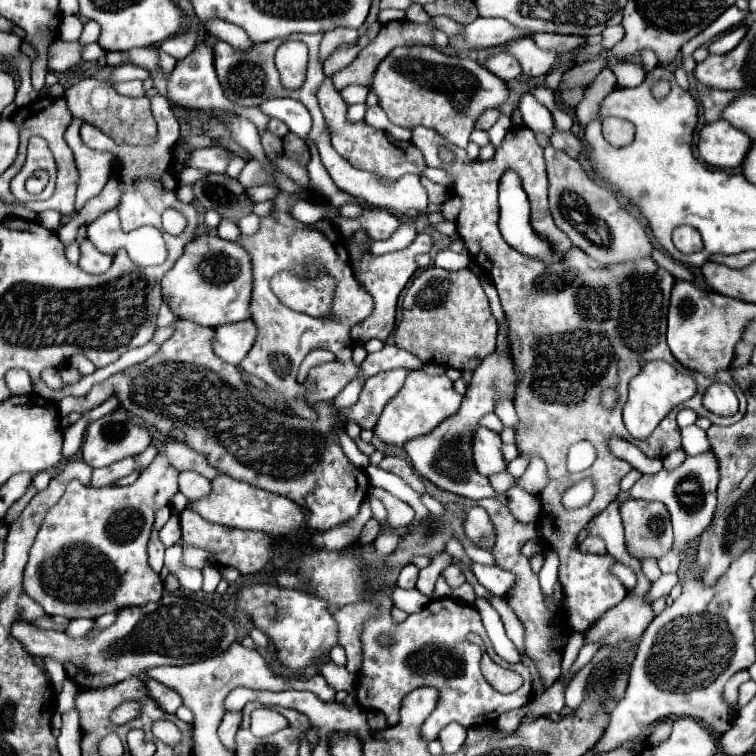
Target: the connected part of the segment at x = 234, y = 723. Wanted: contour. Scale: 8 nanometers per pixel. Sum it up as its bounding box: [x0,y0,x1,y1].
[219,712,241,752]

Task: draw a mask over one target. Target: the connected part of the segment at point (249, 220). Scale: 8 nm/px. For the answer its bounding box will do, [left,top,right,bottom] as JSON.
[237,214,259,234]

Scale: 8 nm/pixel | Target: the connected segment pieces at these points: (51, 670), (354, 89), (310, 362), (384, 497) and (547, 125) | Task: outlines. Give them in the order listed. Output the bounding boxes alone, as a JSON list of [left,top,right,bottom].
[[42,657,67,693],[341,86,369,104],[297,349,335,383],[369,488,413,528],[519,94,553,136]]

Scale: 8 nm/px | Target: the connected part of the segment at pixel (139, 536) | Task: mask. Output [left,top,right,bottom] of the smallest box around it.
[23,456,177,618]

